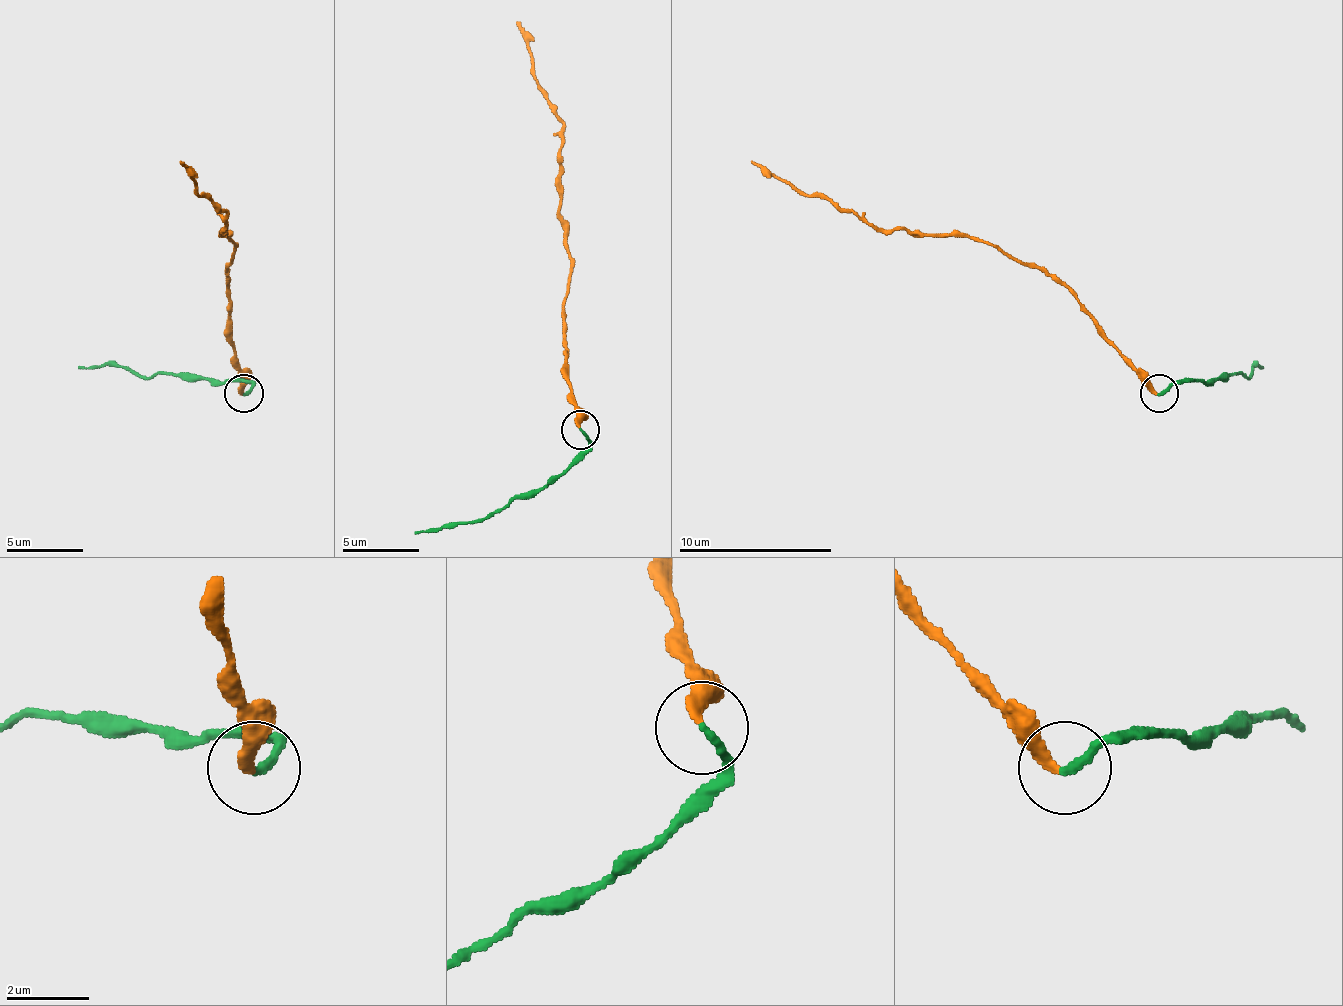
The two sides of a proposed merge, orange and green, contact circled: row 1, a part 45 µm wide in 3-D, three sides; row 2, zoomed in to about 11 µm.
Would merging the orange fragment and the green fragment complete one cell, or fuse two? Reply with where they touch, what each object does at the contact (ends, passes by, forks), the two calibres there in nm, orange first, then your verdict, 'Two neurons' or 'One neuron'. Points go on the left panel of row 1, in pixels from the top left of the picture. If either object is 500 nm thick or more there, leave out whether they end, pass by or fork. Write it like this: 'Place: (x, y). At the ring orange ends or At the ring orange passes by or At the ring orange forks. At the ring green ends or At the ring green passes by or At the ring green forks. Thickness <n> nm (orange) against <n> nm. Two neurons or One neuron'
Place: (243, 393). At the ring orange ends. At the ring green ends. Thickness 300 nm (orange) against 200 nm. One neuron

